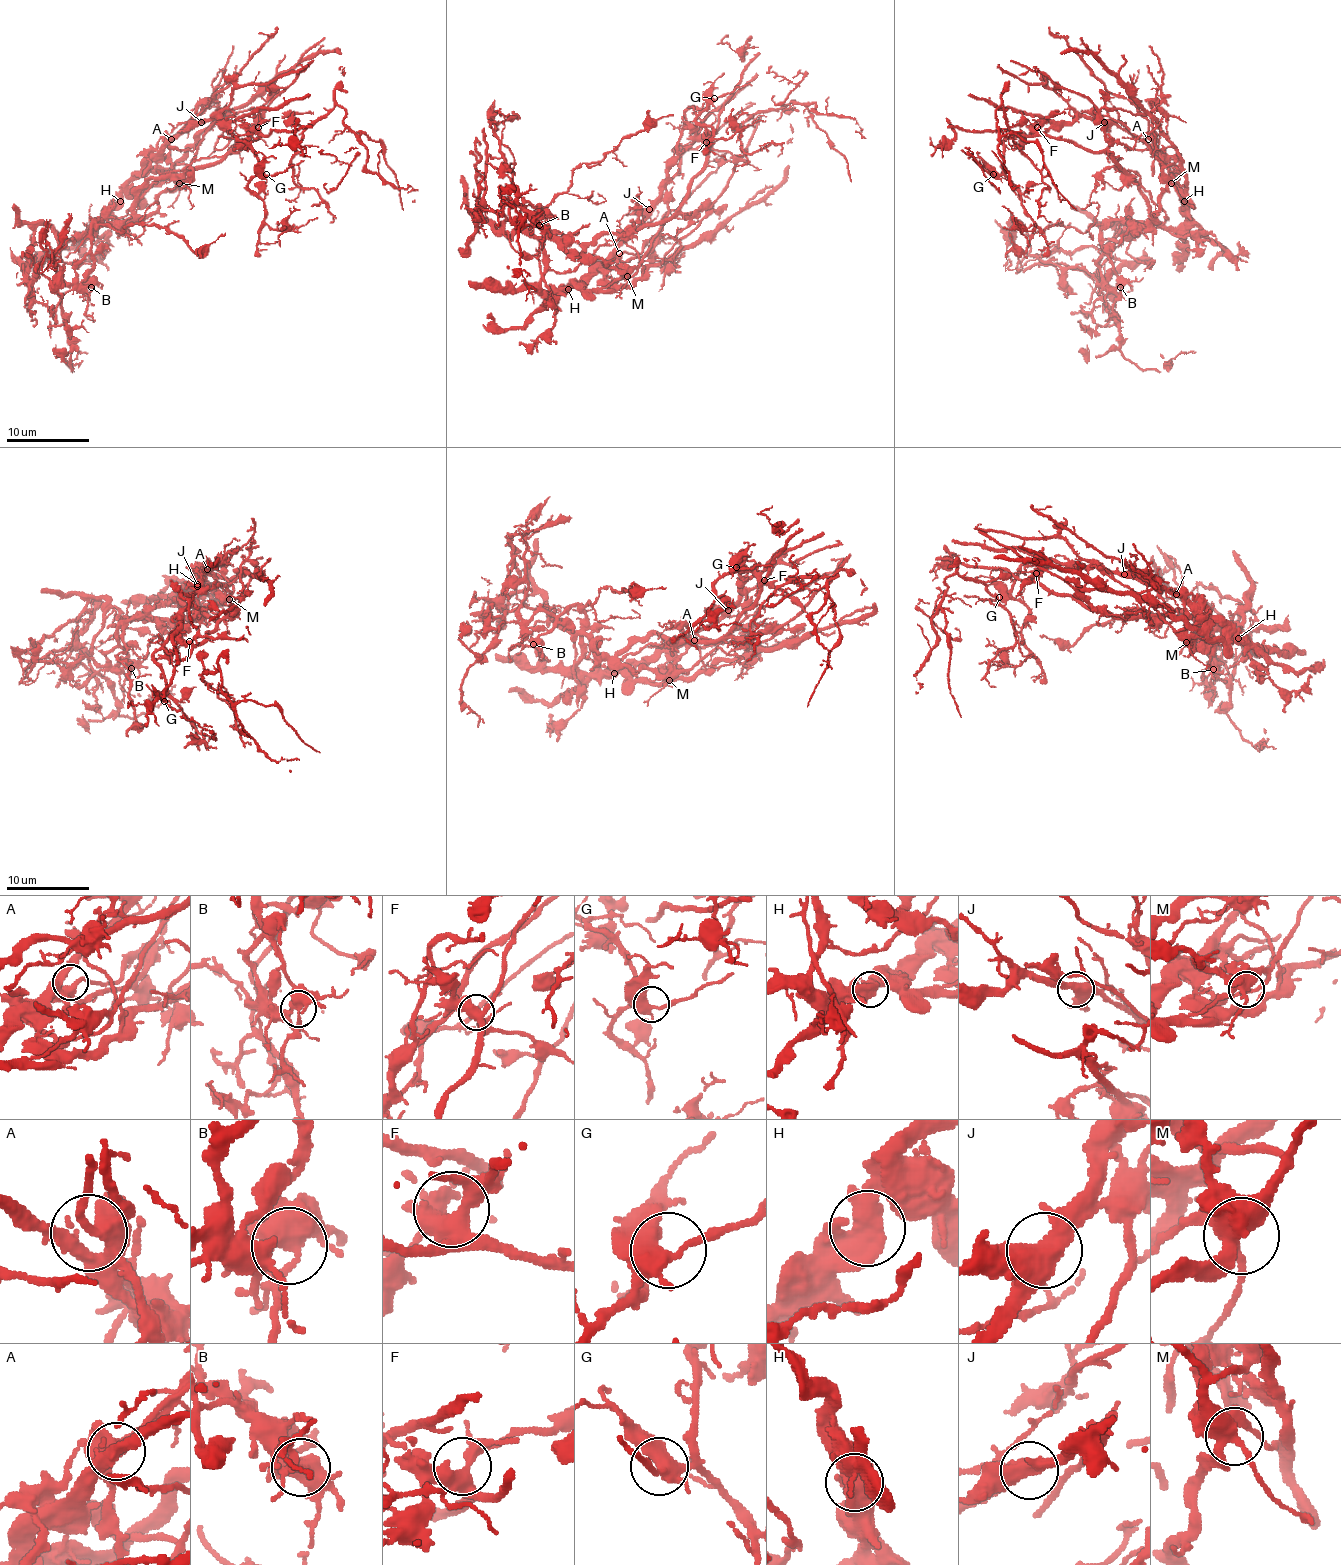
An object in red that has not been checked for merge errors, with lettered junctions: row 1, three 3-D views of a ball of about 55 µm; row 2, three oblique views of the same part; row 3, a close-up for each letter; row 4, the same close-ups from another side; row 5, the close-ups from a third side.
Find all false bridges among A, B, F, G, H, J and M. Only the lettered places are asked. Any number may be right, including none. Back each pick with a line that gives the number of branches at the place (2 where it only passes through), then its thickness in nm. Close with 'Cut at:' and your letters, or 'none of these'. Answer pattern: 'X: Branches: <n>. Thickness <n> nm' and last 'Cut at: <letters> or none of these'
H: Branches: 4. Thickness 480 nm
Cut at: H

